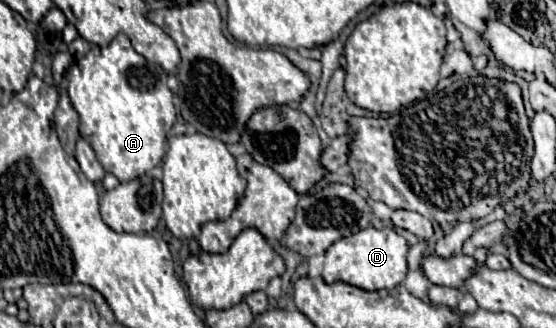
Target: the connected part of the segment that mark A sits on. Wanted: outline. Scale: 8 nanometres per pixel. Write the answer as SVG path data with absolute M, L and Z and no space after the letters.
M118 34L106 48L94 46L82 60L74 62L66 70L66 78L70 102L80 116L80 136L90 142L102 168L120 182L144 176L148 170L150 176L162 181L162 158L168 151L168 138L182 134L192 136L188 128L193 128L172 104L172 92L166 86L168 74L158 64L148 64L148 60L132 48L126 34Z

